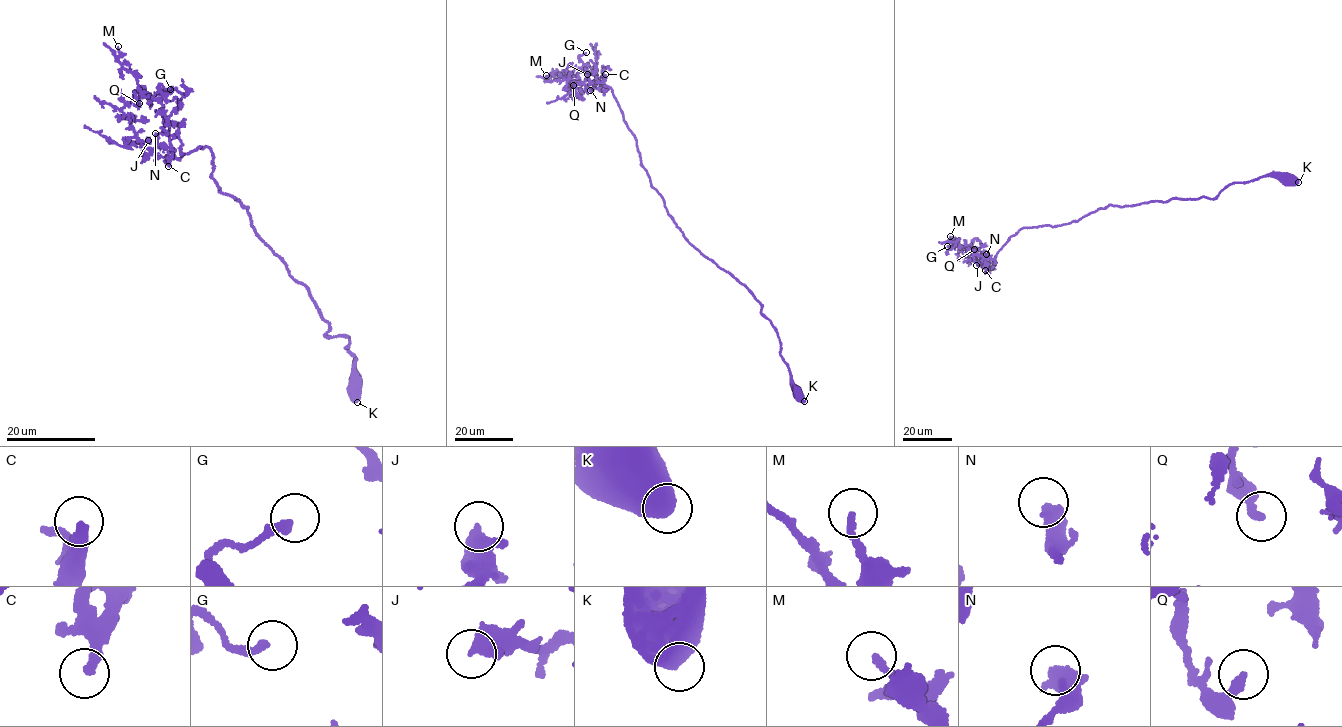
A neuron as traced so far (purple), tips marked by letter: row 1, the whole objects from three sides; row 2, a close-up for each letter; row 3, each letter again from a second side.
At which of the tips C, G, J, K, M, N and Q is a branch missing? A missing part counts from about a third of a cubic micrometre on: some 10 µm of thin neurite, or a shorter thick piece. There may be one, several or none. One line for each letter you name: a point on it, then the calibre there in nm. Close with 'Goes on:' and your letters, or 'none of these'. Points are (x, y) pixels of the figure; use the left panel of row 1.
J: place (148, 140); calibre 550 nm
Goes on: J

